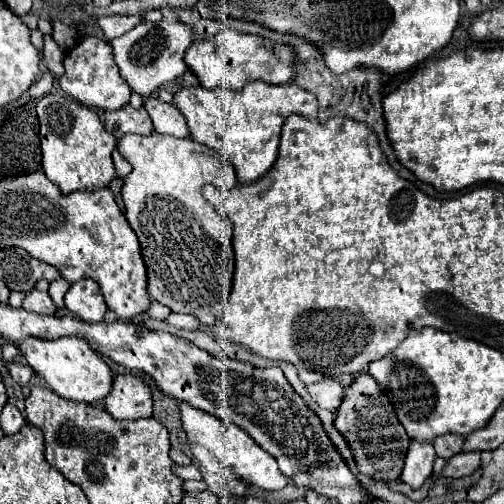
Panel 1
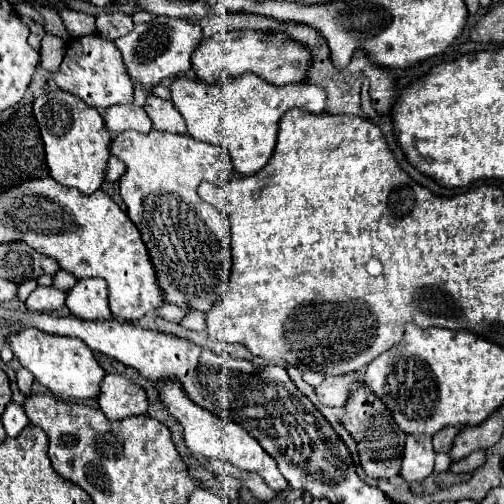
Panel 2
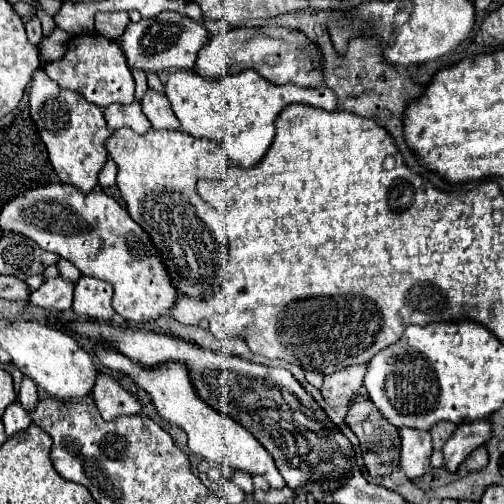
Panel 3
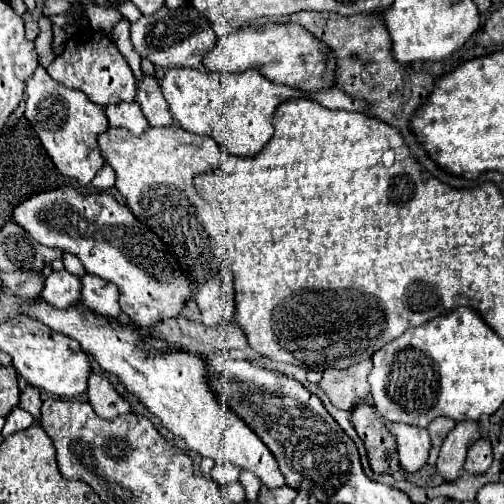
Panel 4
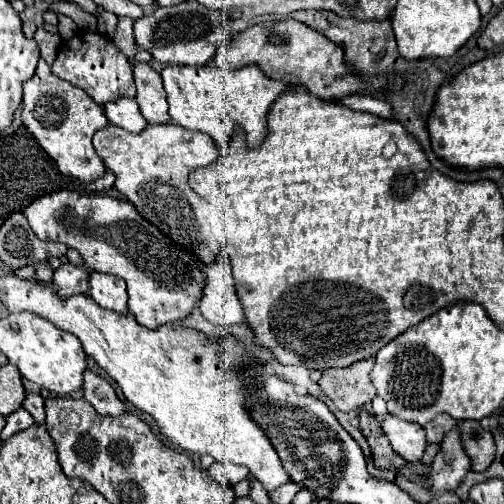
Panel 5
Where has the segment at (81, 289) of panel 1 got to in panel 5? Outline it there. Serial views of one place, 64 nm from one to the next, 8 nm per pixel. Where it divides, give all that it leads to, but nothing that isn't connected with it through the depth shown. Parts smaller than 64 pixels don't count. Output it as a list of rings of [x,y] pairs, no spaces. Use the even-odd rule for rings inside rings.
[[[92,272],[90,278],[90,288],[88,296],[104,310],[114,310],[118,314],[126,314],[128,306],[128,294],[124,292],[124,280],[116,280],[114,276],[104,276],[100,272]]]

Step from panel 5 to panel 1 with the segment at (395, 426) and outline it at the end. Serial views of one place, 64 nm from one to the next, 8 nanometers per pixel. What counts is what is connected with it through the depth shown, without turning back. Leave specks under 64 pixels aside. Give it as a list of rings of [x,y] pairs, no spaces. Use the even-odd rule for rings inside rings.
[[[410,442],[408,448],[408,456],[404,462],[404,472],[400,476],[400,480],[408,486],[412,486],[414,490],[422,488],[422,484],[430,478],[432,474],[432,464],[434,464],[436,452],[430,444],[420,444],[420,442]]]

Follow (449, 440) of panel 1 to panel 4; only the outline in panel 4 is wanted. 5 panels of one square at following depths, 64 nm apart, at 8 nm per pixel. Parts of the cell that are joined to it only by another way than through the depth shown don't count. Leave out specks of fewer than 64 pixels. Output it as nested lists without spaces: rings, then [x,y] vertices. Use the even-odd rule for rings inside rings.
[[[436,418],[430,426],[428,426],[428,432],[430,432],[430,438],[432,438],[432,446],[440,446],[442,440],[446,438],[446,434],[456,426],[454,420],[448,420],[448,418]]]

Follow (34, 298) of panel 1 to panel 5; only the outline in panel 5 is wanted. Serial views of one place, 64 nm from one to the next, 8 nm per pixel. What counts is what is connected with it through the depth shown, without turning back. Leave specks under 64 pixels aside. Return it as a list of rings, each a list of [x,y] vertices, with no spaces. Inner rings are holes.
[[[64,264],[52,274],[52,284],[54,284],[54,294],[60,300],[66,300],[74,294],[84,294],[88,290],[88,274],[90,270],[86,266],[72,266]]]

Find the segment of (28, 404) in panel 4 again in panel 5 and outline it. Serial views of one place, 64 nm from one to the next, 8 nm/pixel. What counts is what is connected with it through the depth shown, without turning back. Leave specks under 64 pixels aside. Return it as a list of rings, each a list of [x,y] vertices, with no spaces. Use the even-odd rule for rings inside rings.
[[[36,392],[26,394],[22,406],[34,416],[34,420],[36,420],[38,424],[44,424],[44,400],[42,400],[40,394],[36,394]]]

